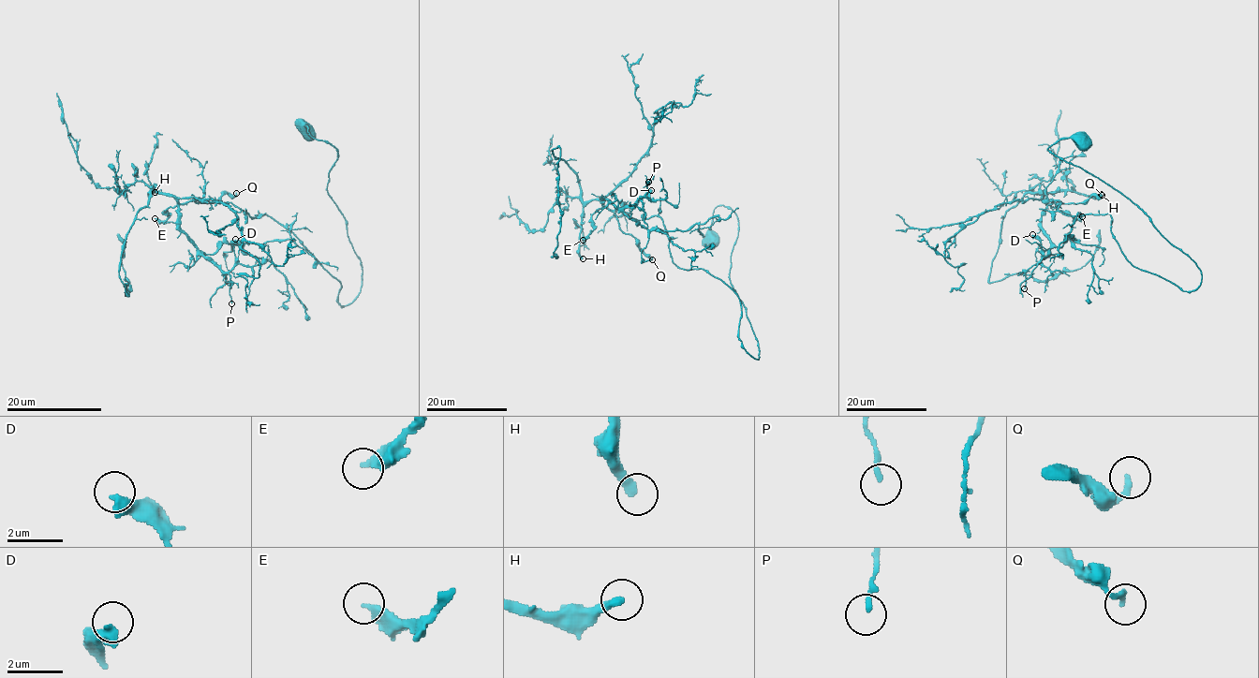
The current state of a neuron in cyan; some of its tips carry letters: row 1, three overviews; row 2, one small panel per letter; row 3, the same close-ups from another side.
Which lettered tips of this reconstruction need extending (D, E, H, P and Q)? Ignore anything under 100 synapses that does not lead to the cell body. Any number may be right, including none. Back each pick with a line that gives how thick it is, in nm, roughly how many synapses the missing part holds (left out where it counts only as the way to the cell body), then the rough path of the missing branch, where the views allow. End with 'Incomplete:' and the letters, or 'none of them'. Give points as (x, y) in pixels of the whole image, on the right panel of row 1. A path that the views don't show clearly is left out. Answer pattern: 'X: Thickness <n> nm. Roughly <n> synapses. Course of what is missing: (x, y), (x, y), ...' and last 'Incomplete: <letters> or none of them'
H: Thickness 320 nm. Roughly 120 synapses. Course of what is missing: (1101, 194), (1119, 211), (1150, 223), (1180, 243), (1207, 279), (1244, 286), (1255, 304)
Incomplete: H

